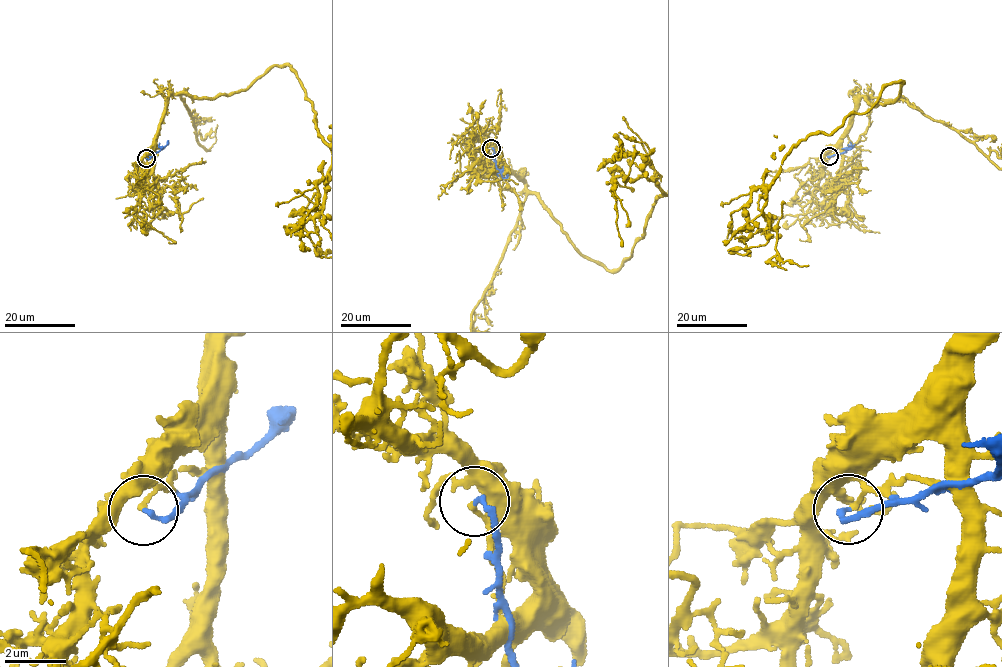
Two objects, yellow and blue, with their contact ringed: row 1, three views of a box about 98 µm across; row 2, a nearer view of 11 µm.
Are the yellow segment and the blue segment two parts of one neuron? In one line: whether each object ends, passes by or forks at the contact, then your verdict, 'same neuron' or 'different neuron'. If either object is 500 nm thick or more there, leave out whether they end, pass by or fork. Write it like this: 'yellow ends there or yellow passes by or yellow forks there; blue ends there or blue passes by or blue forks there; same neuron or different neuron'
yellow passes by; blue ends there; different neuron

